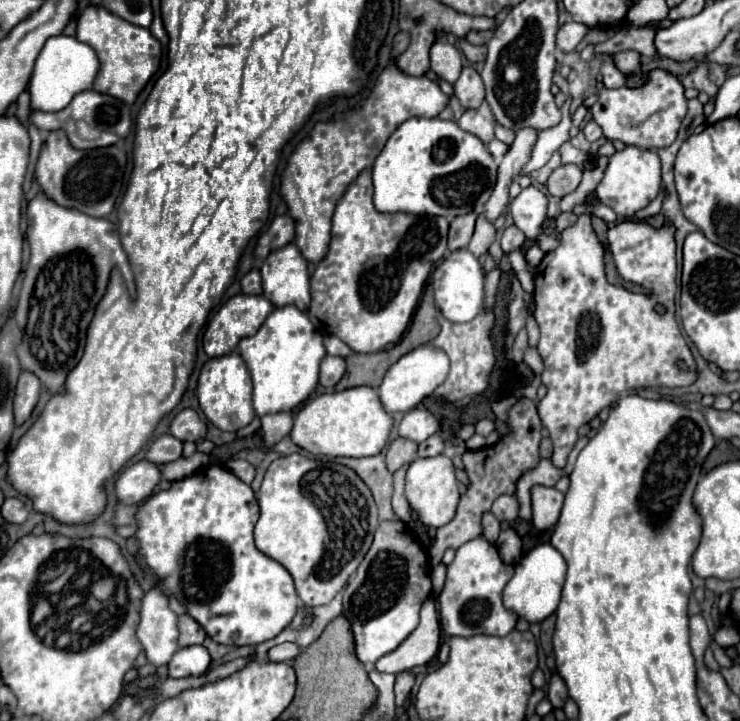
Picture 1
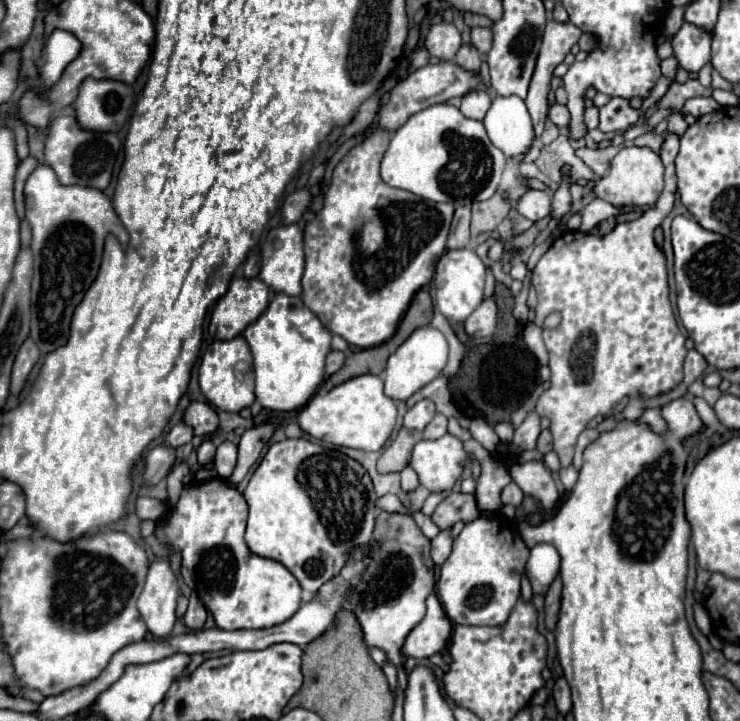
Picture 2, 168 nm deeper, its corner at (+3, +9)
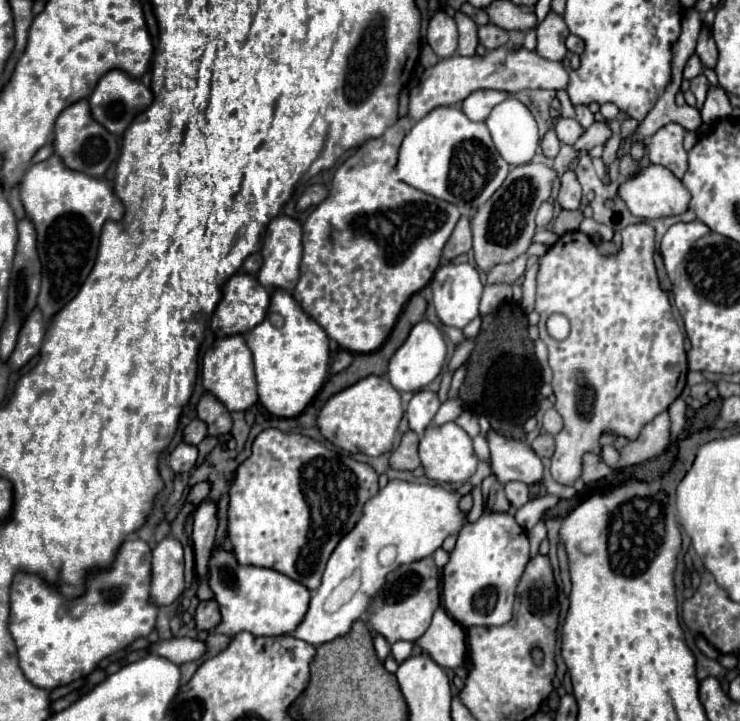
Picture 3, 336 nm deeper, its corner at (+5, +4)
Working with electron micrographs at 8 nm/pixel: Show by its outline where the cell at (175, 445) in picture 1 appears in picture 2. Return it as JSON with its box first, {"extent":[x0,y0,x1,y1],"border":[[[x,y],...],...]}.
{"extent":[165,423,193,449],"border":[[[179,423],[179,425],[175,425],[175,427],[167,433],[167,437],[165,437],[165,445],[175,449],[175,447],[181,447],[181,445],[189,443],[191,437],[193,437],[191,427],[187,427],[185,423]]]}

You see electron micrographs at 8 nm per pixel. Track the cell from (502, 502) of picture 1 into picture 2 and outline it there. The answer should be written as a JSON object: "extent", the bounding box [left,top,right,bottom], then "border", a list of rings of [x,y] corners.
{"extent":[501,483,523,507],"border":[[[509,483],[501,493],[501,501],[503,501],[503,505],[515,505],[517,507],[523,501],[523,491],[519,489],[517,483]]]}

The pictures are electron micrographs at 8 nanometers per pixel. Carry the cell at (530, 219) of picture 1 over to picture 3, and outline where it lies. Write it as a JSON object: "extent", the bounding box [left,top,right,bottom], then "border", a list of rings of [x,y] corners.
{"extent":[537,202,553,228],"border":[[[545,202],[545,204],[539,208],[539,212],[537,212],[537,226],[545,228],[545,226],[549,226],[551,222],[553,222],[553,204],[551,204],[551,202]]]}

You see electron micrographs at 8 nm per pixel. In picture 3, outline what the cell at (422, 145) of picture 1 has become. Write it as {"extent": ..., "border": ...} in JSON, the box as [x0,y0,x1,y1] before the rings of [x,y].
{"extent":[397,106,509,206],"border":[[[443,106],[415,122],[405,136],[397,162],[397,176],[409,186],[455,206],[485,204],[507,178],[509,164],[497,152],[485,122],[469,120],[463,110]]]}

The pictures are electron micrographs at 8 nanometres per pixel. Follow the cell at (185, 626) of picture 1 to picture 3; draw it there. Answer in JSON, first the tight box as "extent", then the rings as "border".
{"extent":[195,600,221,630],"border":[[[215,600],[201,602],[201,604],[197,606],[195,622],[197,622],[197,630],[213,630],[213,628],[221,622],[221,614],[219,614],[217,602],[215,602]]]}

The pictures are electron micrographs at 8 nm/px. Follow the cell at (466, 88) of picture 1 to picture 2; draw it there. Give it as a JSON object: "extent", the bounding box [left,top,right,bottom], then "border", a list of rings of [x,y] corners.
{"extent":[455,45,483,75],"border":[[[461,45],[461,49],[455,55],[455,63],[473,75],[479,75],[481,61],[483,61],[483,57],[473,45]]]}

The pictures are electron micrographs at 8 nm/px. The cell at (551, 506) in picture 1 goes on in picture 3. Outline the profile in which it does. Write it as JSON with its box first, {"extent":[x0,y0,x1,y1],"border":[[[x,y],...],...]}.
{"extent":[487,428,543,484],"border":[[[493,428],[487,432],[487,442],[491,448],[493,474],[501,484],[509,480],[535,484],[543,478],[541,458],[533,452],[529,444],[511,436],[503,436]]]}

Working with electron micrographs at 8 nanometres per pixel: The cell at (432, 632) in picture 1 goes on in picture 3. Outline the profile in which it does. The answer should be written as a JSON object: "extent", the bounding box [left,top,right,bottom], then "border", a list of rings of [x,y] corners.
{"extent":[417,608,467,668],"border":[[[443,608],[433,616],[427,632],[417,640],[423,652],[427,652],[441,668],[461,668],[467,658],[465,630]]]}

